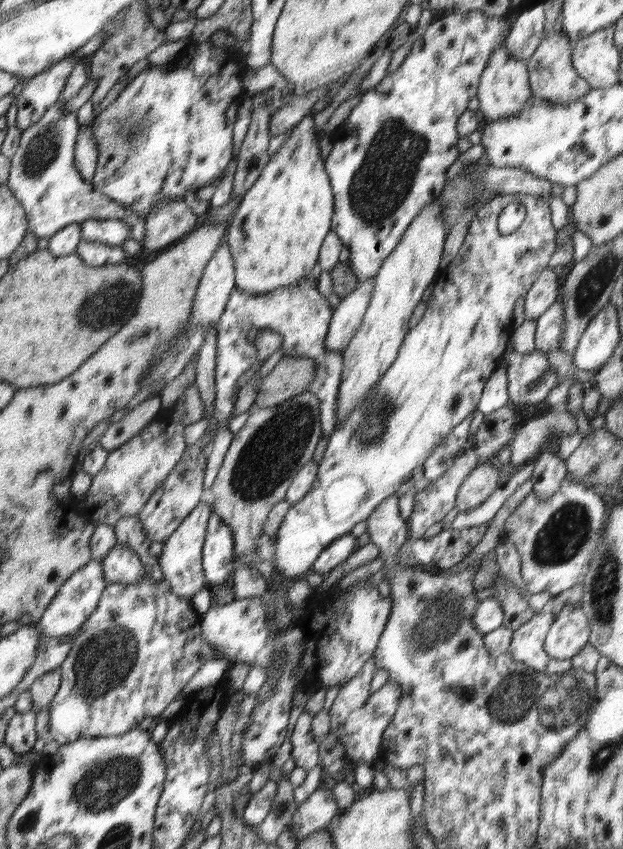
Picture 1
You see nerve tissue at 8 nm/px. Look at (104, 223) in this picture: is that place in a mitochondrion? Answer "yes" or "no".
no

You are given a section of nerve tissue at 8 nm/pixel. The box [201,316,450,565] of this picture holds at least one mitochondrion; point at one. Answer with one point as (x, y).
(275, 449)

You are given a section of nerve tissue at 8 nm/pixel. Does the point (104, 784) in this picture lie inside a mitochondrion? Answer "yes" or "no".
yes

